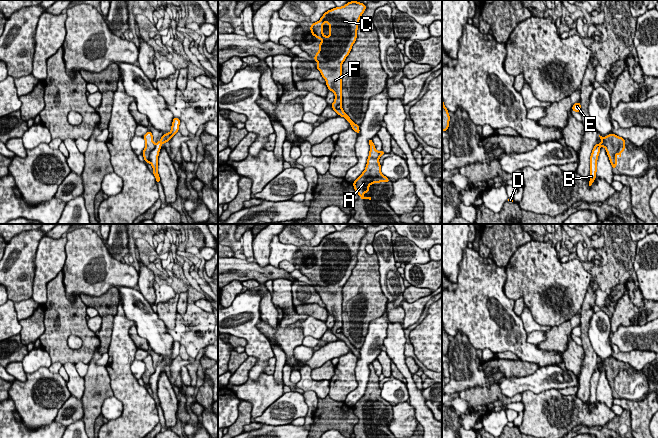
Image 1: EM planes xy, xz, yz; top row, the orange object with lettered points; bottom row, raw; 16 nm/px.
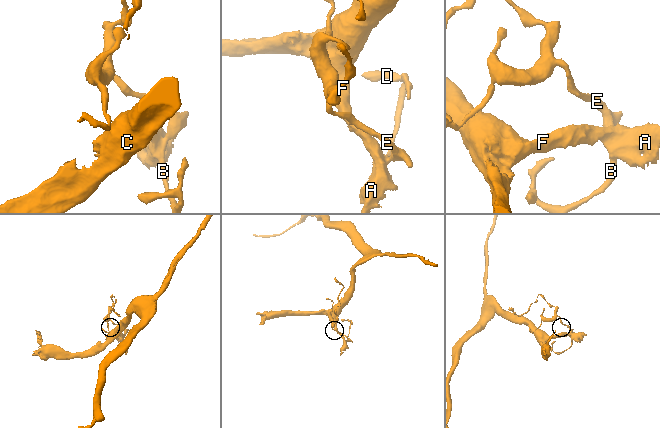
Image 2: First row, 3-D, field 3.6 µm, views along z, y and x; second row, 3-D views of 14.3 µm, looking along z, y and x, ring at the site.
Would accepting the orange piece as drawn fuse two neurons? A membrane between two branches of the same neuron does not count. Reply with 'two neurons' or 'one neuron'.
two neurons

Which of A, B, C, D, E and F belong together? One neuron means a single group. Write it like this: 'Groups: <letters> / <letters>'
Groups: A C F / B D E

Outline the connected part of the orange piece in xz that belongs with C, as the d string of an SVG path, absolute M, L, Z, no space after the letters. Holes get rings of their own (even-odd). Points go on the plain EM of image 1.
M350 225L344 230L335 231L323 238L318 246L309 251L311 258L322 265L313 281L316 292L326 305L328 314L335 318L332 333L350 347L351 352L360 358L359 349L355 348L341 331L342 323L342 288L351 276L357 263L359 244L366 234L366 228ZM323 248L329 248L329 260L323 258Z

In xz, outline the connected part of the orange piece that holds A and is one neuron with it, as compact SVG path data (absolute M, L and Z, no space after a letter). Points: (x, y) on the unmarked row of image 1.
M369 364L370 375L367 383L365 394L361 399L353 406L354 414L358 417L361 423L369 423L371 421L364 421L364 417L369 416L369 410L374 407L389 407L389 402L381 397L381 388L379 386L379 376L376 374L372 364Z

